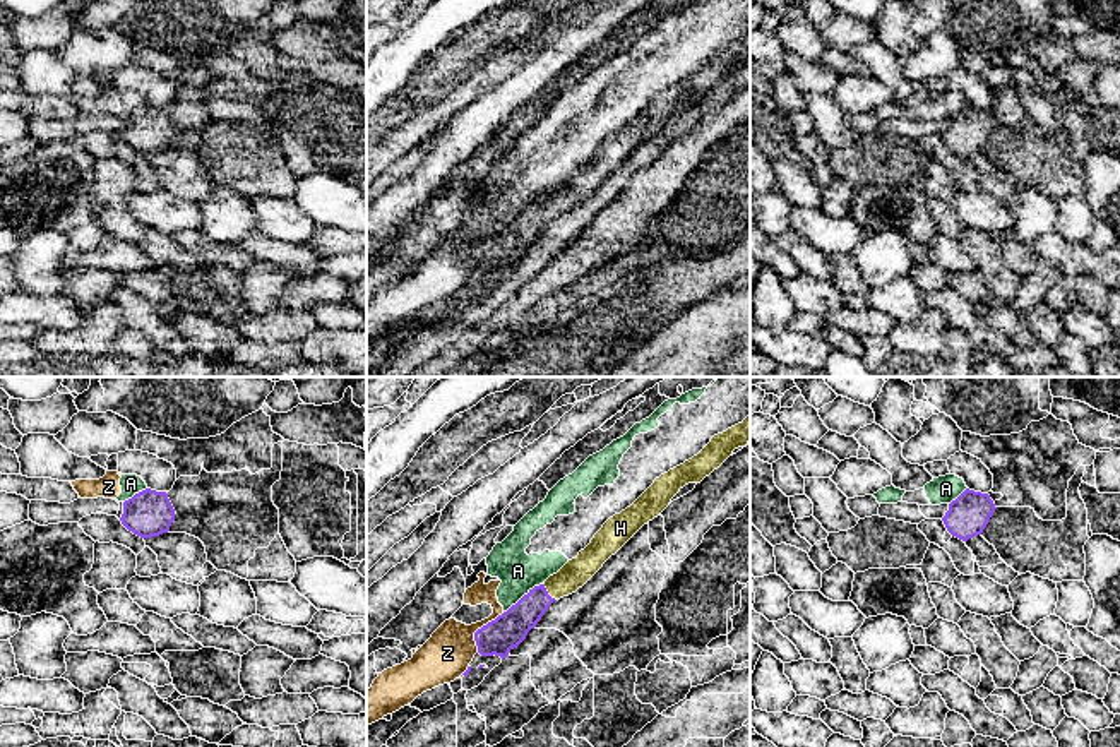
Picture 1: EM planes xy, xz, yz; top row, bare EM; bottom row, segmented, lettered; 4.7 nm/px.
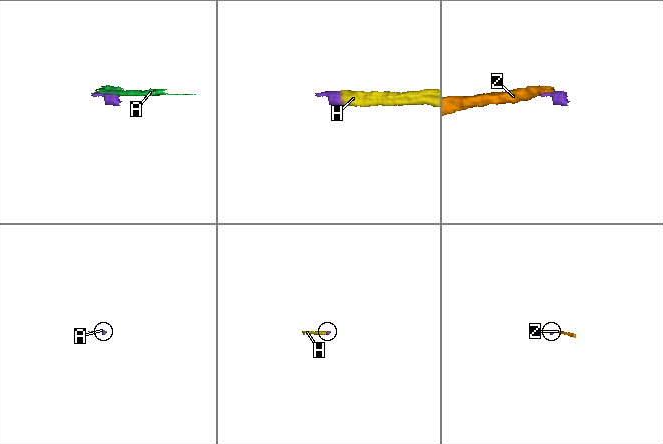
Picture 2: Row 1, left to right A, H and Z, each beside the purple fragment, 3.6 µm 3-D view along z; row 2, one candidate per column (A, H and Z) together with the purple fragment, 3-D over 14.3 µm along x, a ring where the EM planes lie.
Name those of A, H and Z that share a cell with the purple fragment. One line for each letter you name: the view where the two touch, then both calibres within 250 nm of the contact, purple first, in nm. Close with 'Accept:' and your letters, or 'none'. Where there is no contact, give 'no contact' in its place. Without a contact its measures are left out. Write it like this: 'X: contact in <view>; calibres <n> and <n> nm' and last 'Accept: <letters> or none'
H: contact in xz; calibres 160 and 140 nm
Accept: H

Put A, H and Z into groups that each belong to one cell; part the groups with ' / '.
A Z / H

